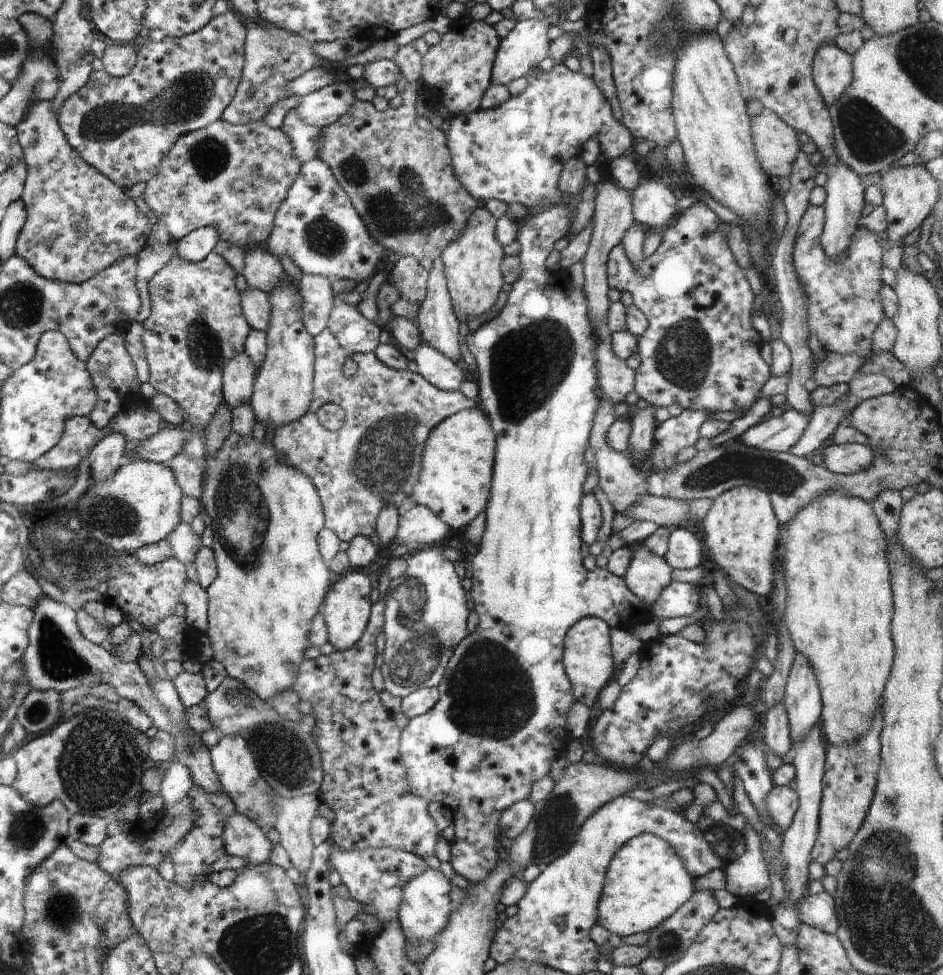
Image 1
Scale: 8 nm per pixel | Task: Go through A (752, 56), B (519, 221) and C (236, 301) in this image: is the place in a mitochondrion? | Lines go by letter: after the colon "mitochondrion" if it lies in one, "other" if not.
A: mitochondrion
B: other
C: other

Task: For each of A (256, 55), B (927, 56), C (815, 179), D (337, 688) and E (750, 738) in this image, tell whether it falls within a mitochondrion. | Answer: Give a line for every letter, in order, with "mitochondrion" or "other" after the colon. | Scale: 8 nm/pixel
A: other
B: mitochondrion
C: other
D: other
E: other

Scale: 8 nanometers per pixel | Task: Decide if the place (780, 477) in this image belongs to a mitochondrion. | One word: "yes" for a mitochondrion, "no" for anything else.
yes

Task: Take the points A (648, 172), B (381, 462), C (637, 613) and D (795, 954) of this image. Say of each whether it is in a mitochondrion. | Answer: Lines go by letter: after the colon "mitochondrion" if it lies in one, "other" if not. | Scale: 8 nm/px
A: other
B: mitochondrion
C: other
D: other

